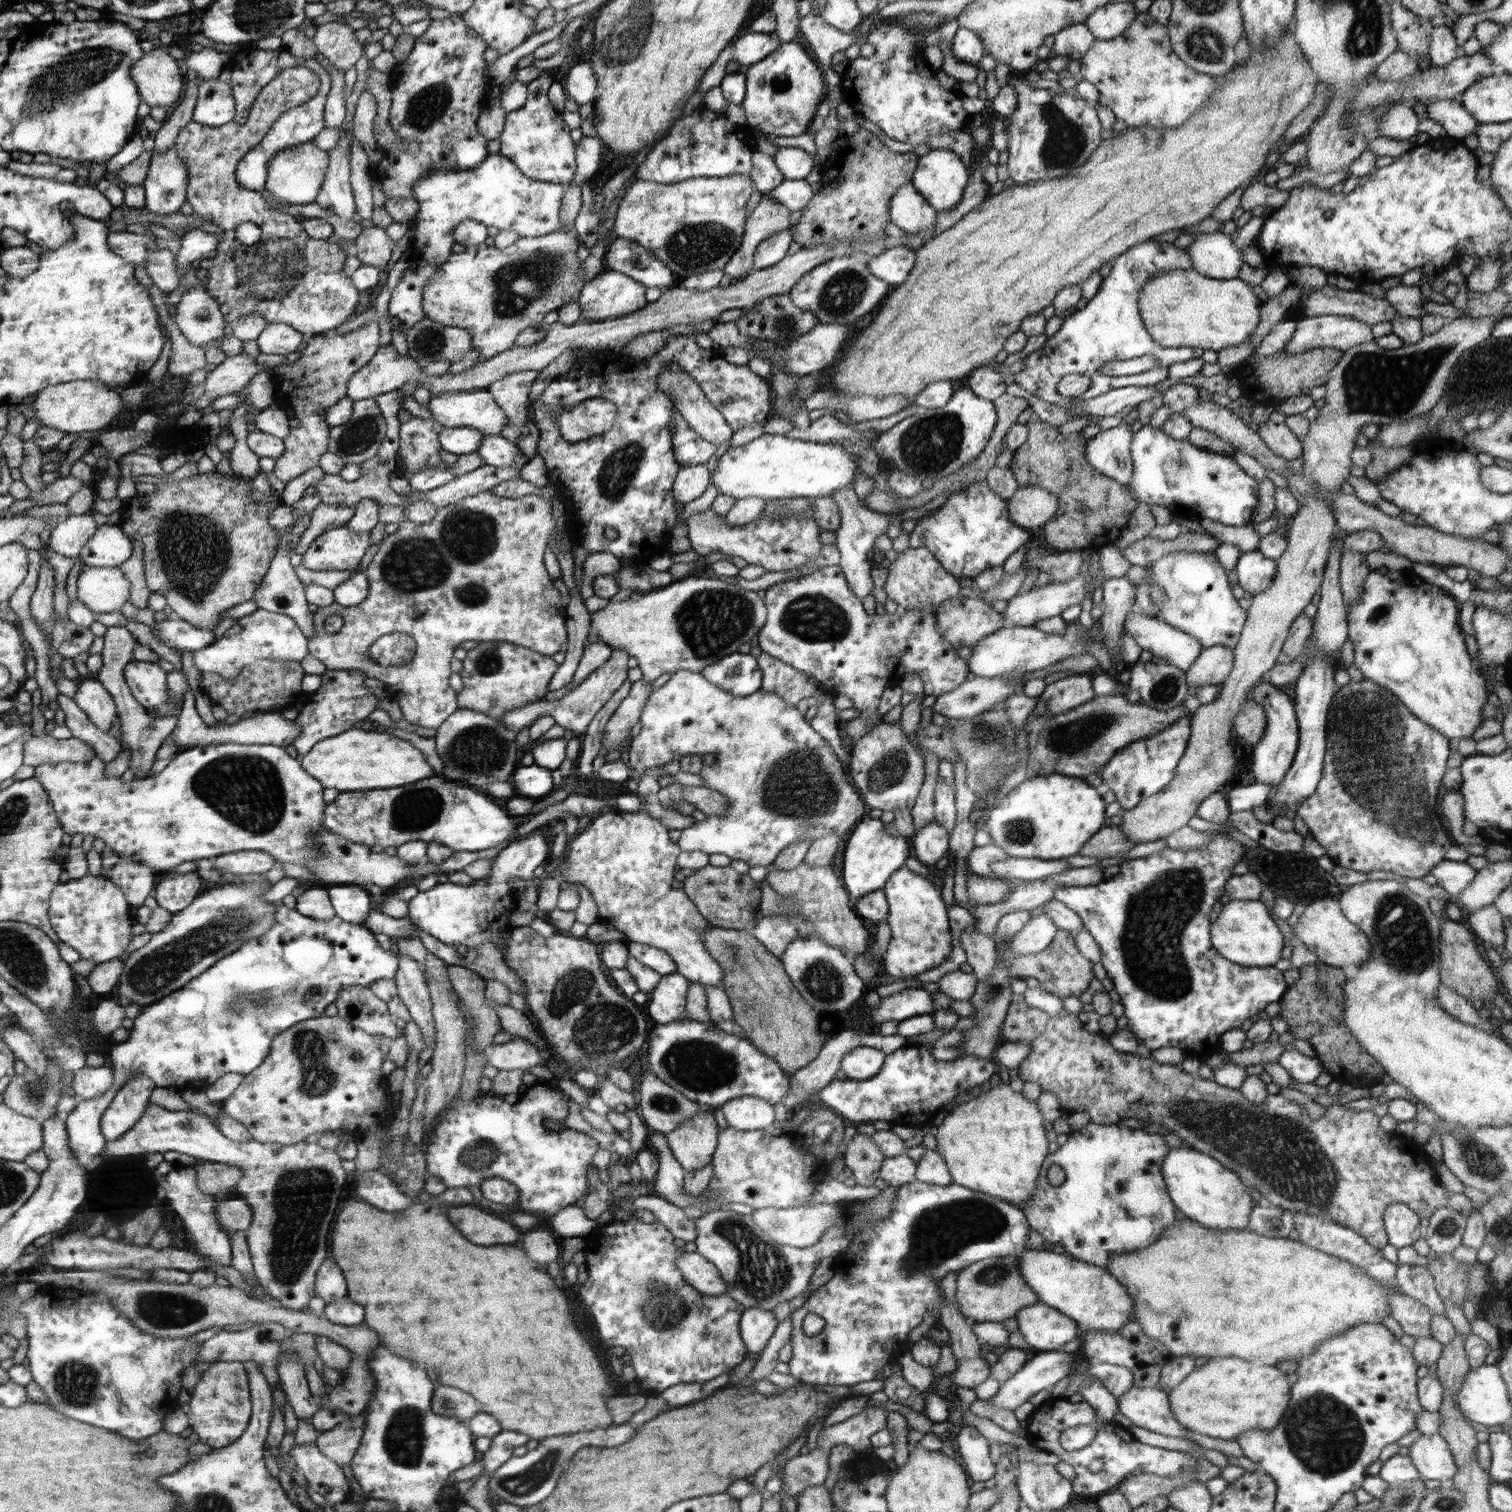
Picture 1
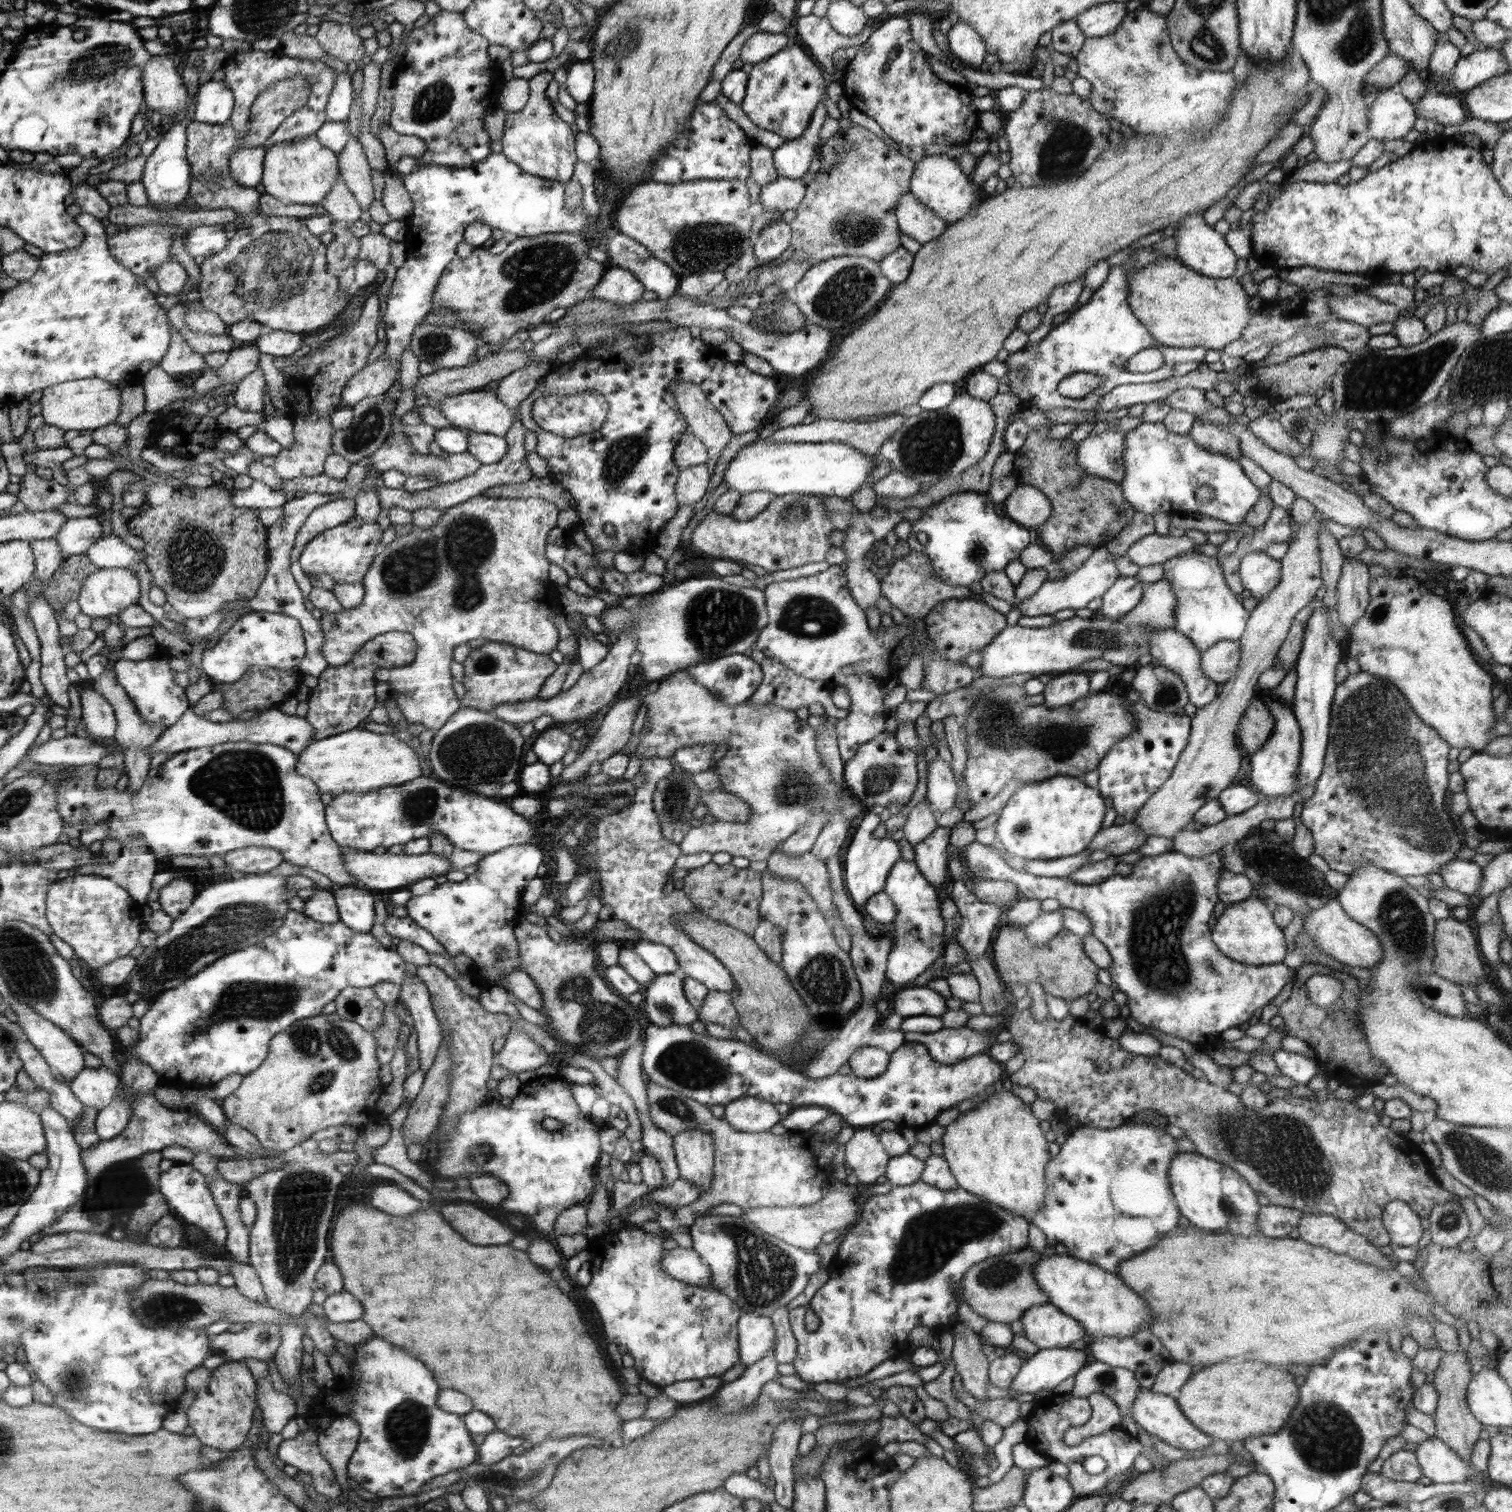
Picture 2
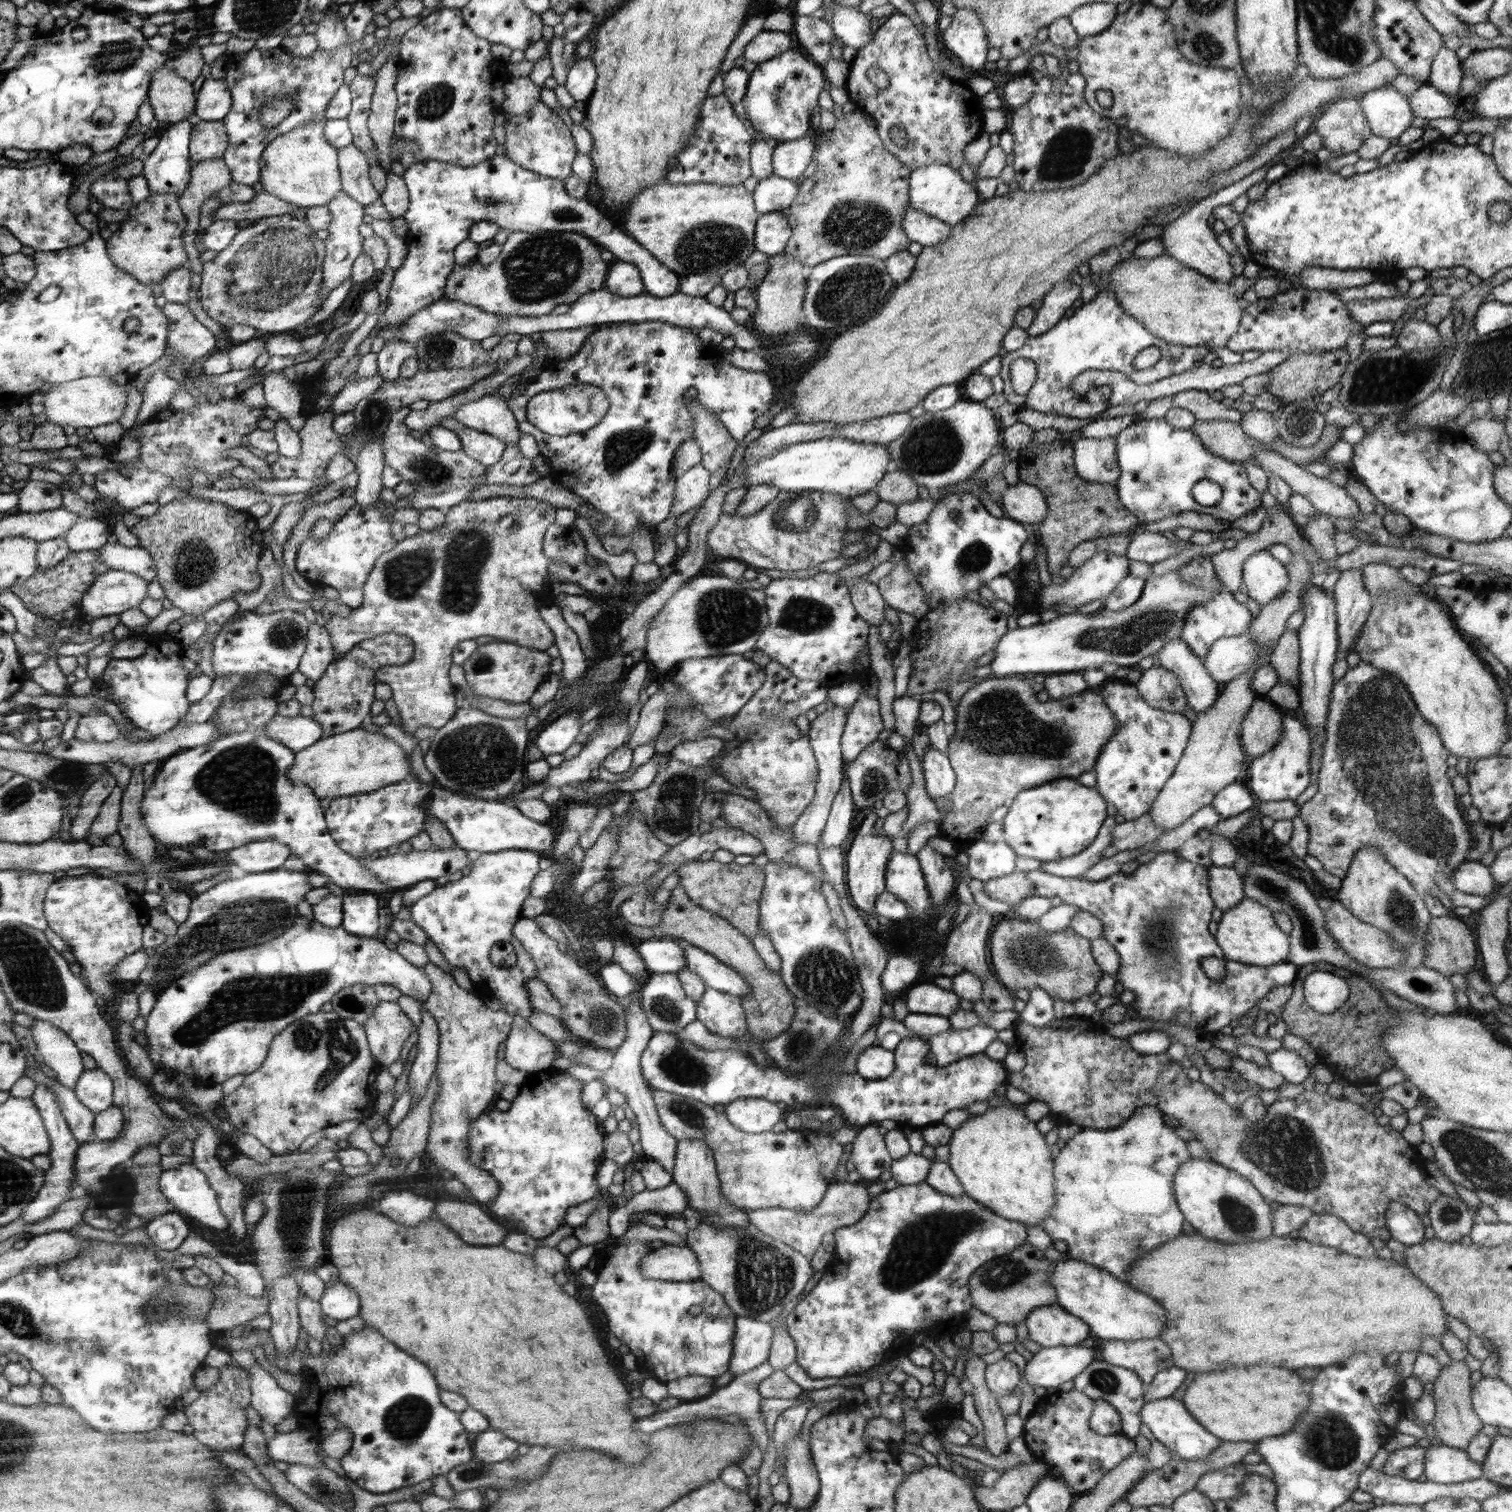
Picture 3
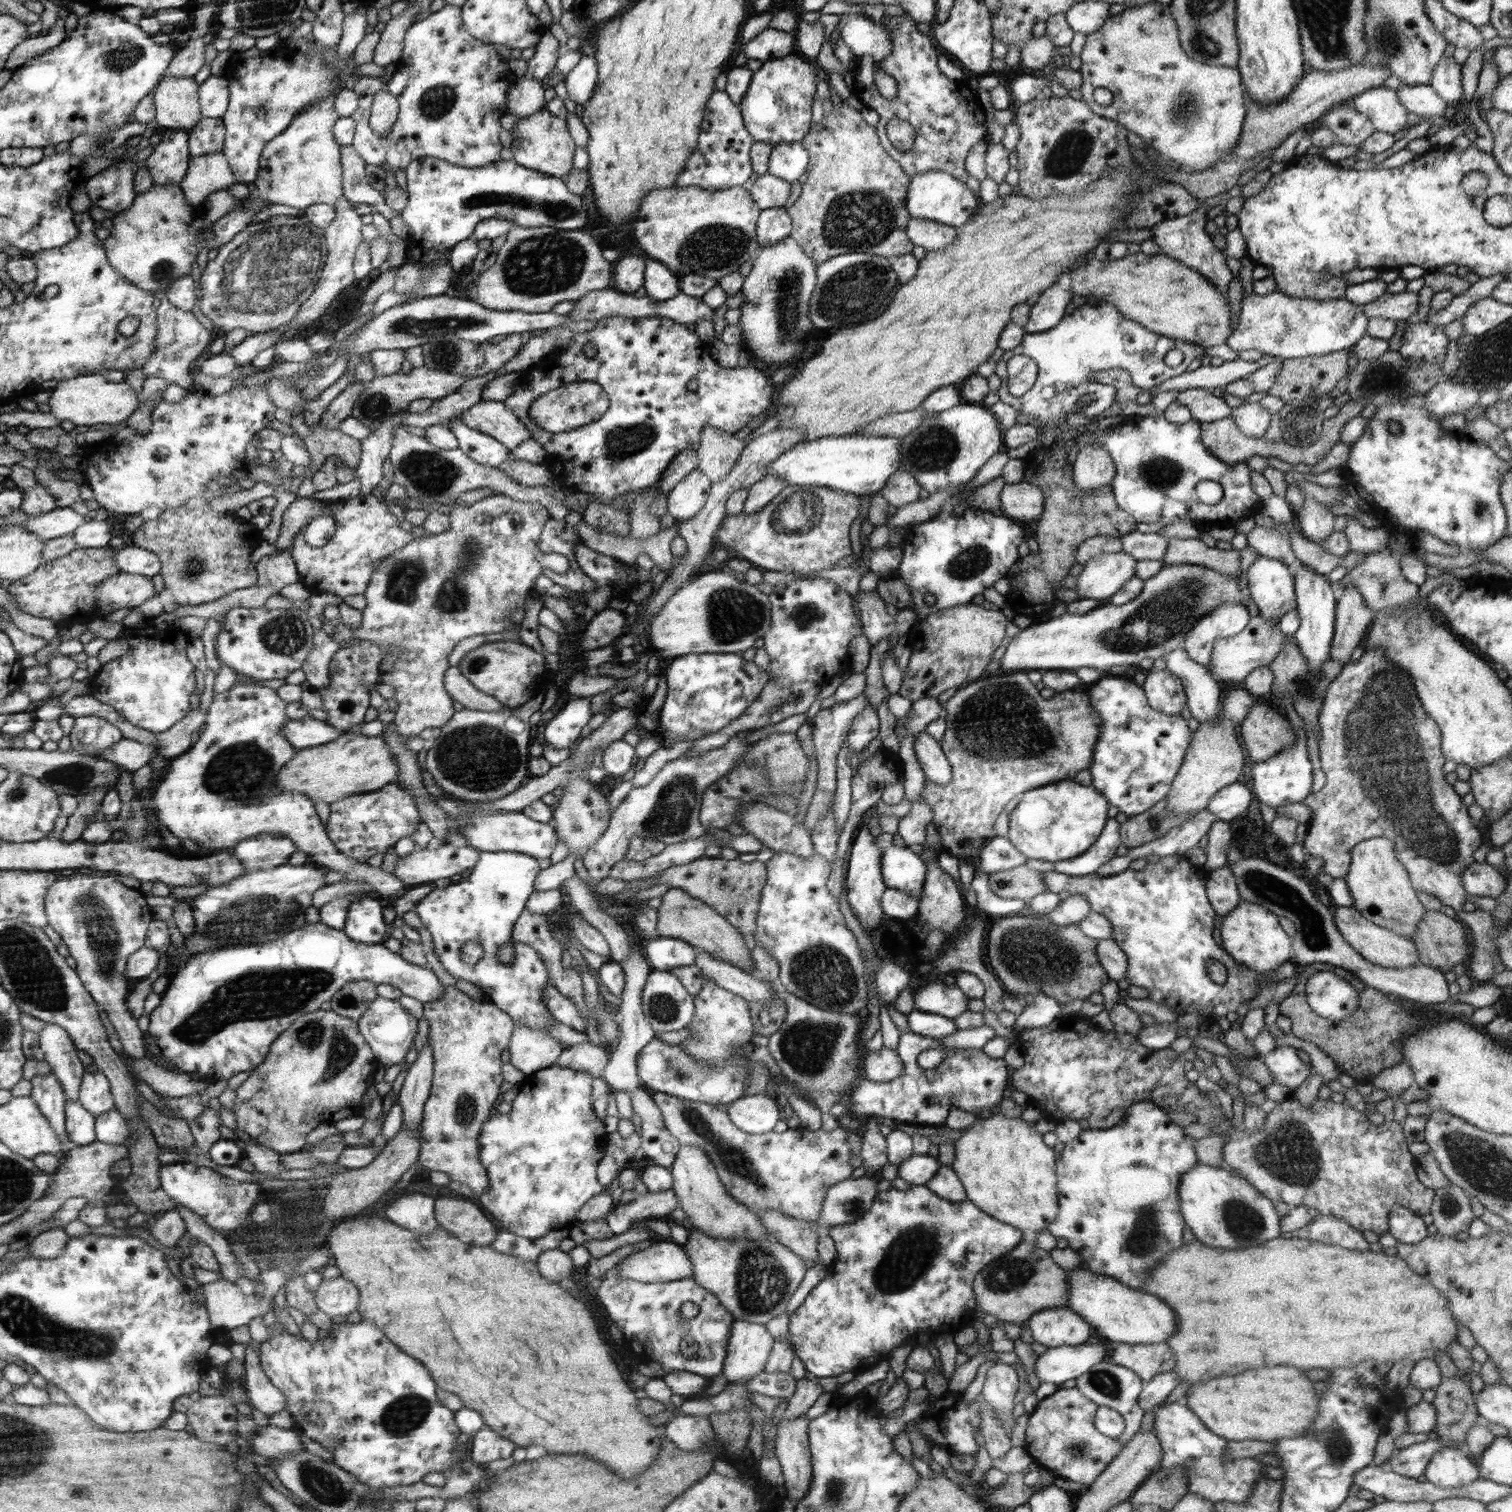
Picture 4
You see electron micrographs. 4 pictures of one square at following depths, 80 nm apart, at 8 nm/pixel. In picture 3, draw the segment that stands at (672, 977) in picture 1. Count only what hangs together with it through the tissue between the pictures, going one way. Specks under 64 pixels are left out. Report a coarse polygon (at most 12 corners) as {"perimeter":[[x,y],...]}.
{"perimeter":[[651,973],[638,992],[656,1032],[698,1019],[677,973]]}

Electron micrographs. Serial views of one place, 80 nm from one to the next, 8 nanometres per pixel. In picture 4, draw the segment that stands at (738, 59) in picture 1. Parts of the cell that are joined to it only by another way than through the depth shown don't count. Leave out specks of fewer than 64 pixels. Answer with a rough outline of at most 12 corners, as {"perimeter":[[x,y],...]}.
{"perimeter":[[769,28],[746,43],[762,63],[796,51],[794,33]]}

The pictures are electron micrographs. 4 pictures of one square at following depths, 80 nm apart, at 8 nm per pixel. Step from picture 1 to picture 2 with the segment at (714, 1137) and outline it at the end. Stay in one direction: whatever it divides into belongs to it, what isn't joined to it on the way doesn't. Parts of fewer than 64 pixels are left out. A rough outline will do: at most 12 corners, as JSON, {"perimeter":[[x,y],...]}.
{"perimeter":[[712,1134],[673,1138],[679,1178],[706,1192],[712,1184]]}

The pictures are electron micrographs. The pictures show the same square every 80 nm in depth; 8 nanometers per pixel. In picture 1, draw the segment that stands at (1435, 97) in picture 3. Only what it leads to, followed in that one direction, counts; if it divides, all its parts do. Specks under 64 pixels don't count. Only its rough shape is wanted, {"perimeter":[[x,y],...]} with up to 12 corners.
{"perimeter":[[1436,100],[1427,118],[1441,124],[1448,137],[1463,140],[1478,122],[1460,102]]}

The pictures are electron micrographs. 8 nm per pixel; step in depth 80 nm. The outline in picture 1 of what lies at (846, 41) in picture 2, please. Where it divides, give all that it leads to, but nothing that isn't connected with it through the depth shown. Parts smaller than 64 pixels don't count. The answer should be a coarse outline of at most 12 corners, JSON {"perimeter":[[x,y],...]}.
{"perimeter":[[807,14],[800,34],[824,71],[832,72],[832,58],[853,44],[866,43]]}

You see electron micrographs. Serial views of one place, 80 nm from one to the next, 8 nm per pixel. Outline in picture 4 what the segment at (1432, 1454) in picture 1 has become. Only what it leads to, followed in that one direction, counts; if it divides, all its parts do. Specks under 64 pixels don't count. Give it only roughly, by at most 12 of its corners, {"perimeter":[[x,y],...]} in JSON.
{"perimeter":[[1440,1449],[1424,1472],[1444,1489],[1481,1478],[1471,1456]]}

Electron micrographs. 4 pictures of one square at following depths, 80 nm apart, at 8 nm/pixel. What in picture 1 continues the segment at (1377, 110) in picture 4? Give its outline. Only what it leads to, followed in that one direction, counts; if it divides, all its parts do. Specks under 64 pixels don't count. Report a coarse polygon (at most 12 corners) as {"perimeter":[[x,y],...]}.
{"perimeter":[[1398,102],[1381,116],[1379,136],[1408,140],[1418,134],[1418,114]]}

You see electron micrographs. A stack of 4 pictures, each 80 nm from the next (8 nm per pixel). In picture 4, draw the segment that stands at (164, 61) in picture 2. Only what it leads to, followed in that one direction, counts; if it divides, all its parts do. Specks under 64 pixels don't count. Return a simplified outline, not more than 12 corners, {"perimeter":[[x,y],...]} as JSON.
{"perimeter":[[170,75],[152,92],[154,125],[190,132],[204,117],[193,78]]}

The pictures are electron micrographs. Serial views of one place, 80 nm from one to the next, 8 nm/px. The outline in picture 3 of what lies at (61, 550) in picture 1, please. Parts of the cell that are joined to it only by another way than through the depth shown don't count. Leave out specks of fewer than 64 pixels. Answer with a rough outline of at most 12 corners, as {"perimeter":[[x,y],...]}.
{"perimeter":[[81,519],[64,540],[72,552],[98,550],[108,543],[109,526]]}

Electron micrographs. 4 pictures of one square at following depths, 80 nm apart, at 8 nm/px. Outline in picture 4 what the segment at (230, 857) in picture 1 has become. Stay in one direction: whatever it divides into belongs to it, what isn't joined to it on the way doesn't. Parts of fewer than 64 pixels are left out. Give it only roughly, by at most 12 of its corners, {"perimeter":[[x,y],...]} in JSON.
{"perimeter":[[260,833],[234,848],[250,871],[288,864],[298,850],[282,833]]}

